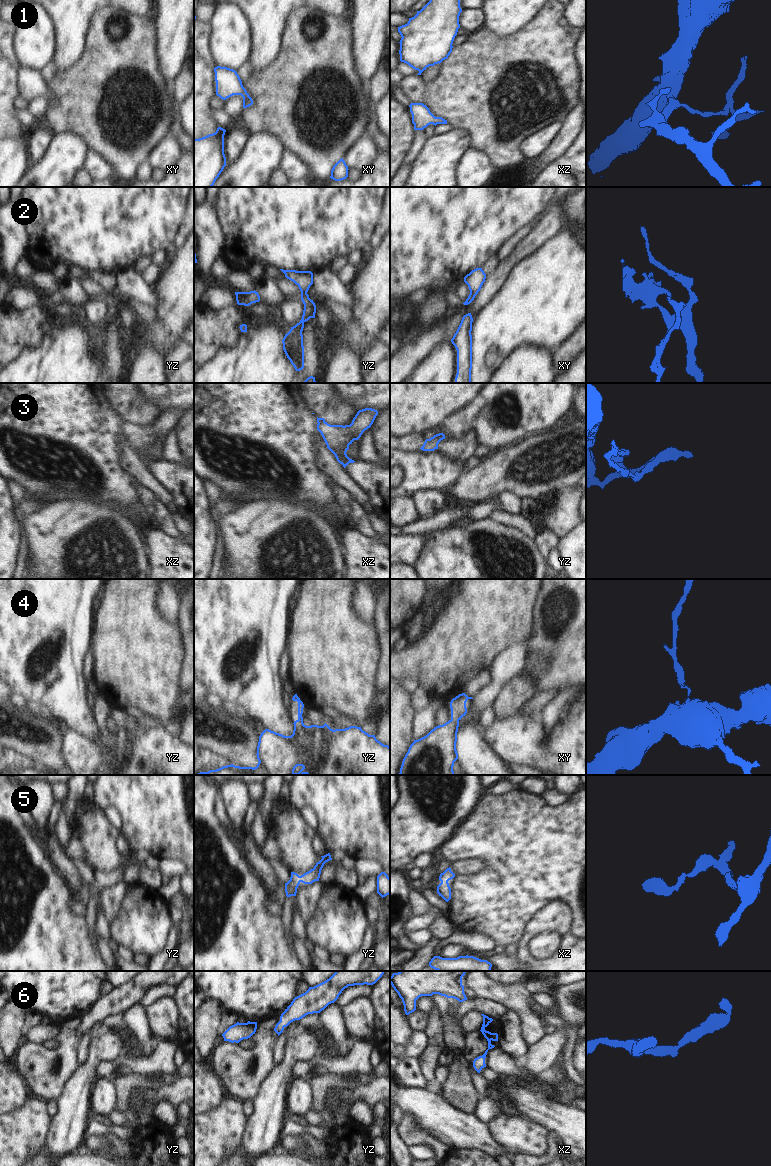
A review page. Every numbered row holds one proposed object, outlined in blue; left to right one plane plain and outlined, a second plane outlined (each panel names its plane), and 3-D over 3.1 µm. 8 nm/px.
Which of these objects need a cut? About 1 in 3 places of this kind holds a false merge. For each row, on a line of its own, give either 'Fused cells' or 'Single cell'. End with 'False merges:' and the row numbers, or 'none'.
1: Single cell
2: Single cell
3: Single cell
4: Single cell
5: Single cell
6: Single cell
False merges: none.

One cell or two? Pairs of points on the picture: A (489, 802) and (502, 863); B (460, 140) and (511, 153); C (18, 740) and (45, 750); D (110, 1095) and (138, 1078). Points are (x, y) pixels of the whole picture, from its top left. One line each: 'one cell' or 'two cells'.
A: one cell
B: two cells
C: one cell
D: two cells

